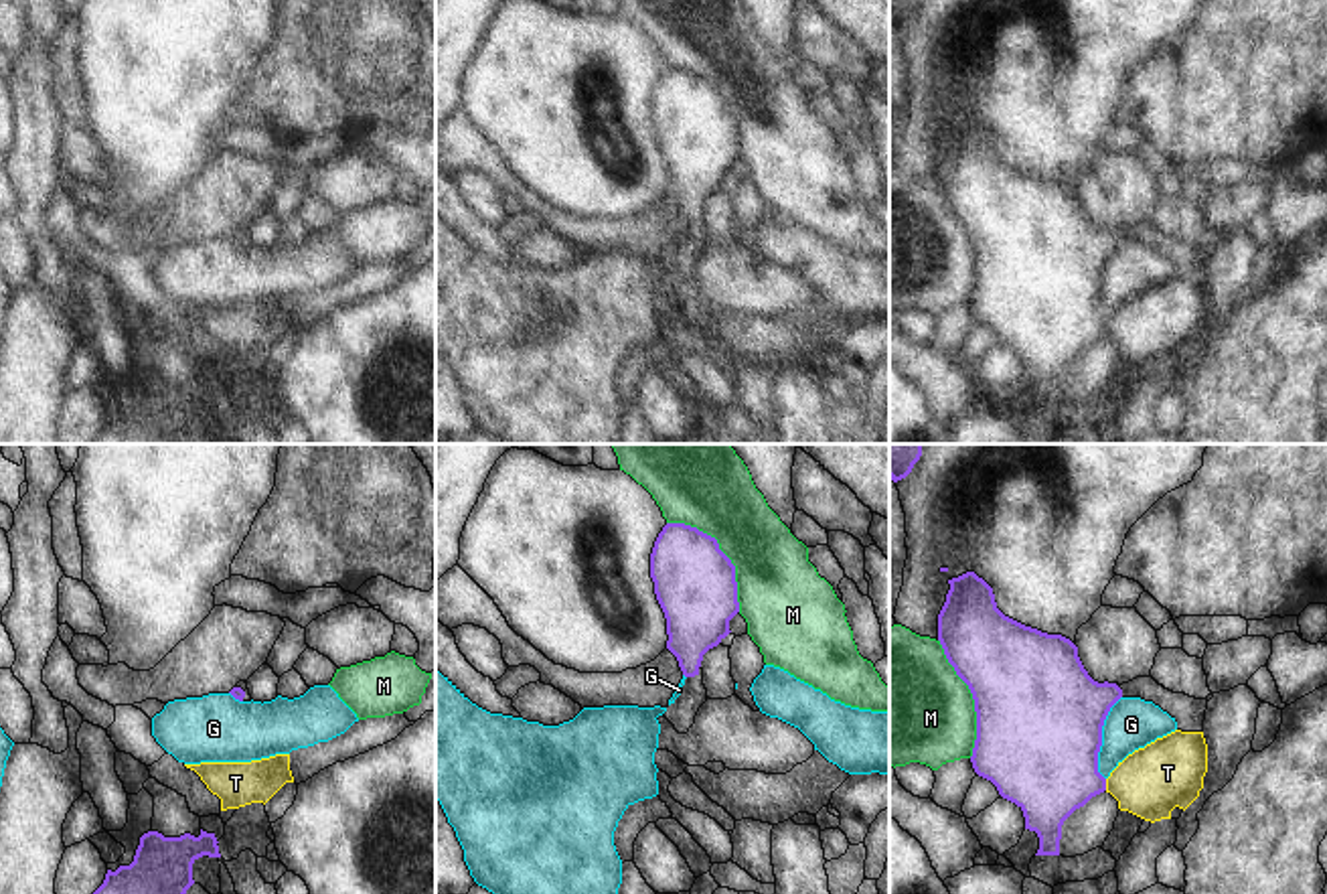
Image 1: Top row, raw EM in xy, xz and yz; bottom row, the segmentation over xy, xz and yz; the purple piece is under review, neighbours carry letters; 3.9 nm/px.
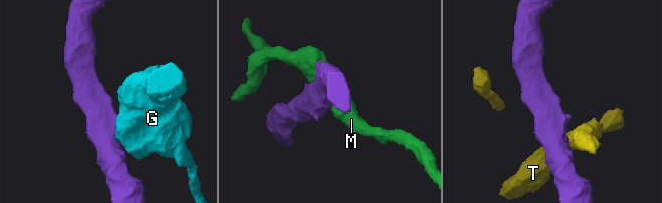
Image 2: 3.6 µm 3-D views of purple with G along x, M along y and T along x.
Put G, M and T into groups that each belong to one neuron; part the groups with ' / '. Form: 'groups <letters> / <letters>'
groups G / M / T

